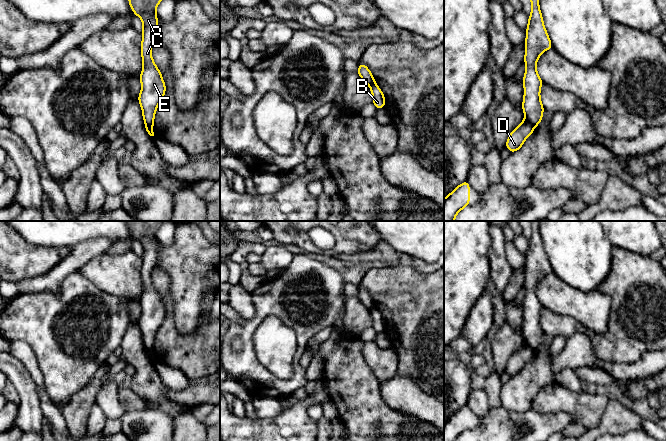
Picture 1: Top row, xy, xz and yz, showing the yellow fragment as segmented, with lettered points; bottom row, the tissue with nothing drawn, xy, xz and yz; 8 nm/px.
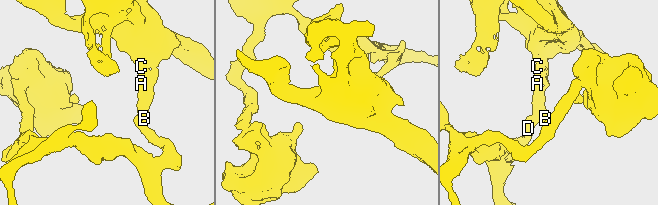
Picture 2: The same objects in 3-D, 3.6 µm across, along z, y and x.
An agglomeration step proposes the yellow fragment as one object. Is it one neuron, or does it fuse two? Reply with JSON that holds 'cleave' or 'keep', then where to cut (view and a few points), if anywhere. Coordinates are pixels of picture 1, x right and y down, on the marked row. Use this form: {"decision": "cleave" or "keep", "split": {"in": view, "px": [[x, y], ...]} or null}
{"decision": "cleave", "split": {"in": "yz", "px": [[526, 117], [533, 127]]}}

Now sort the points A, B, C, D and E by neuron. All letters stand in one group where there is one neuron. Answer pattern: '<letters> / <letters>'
A B C E / D

